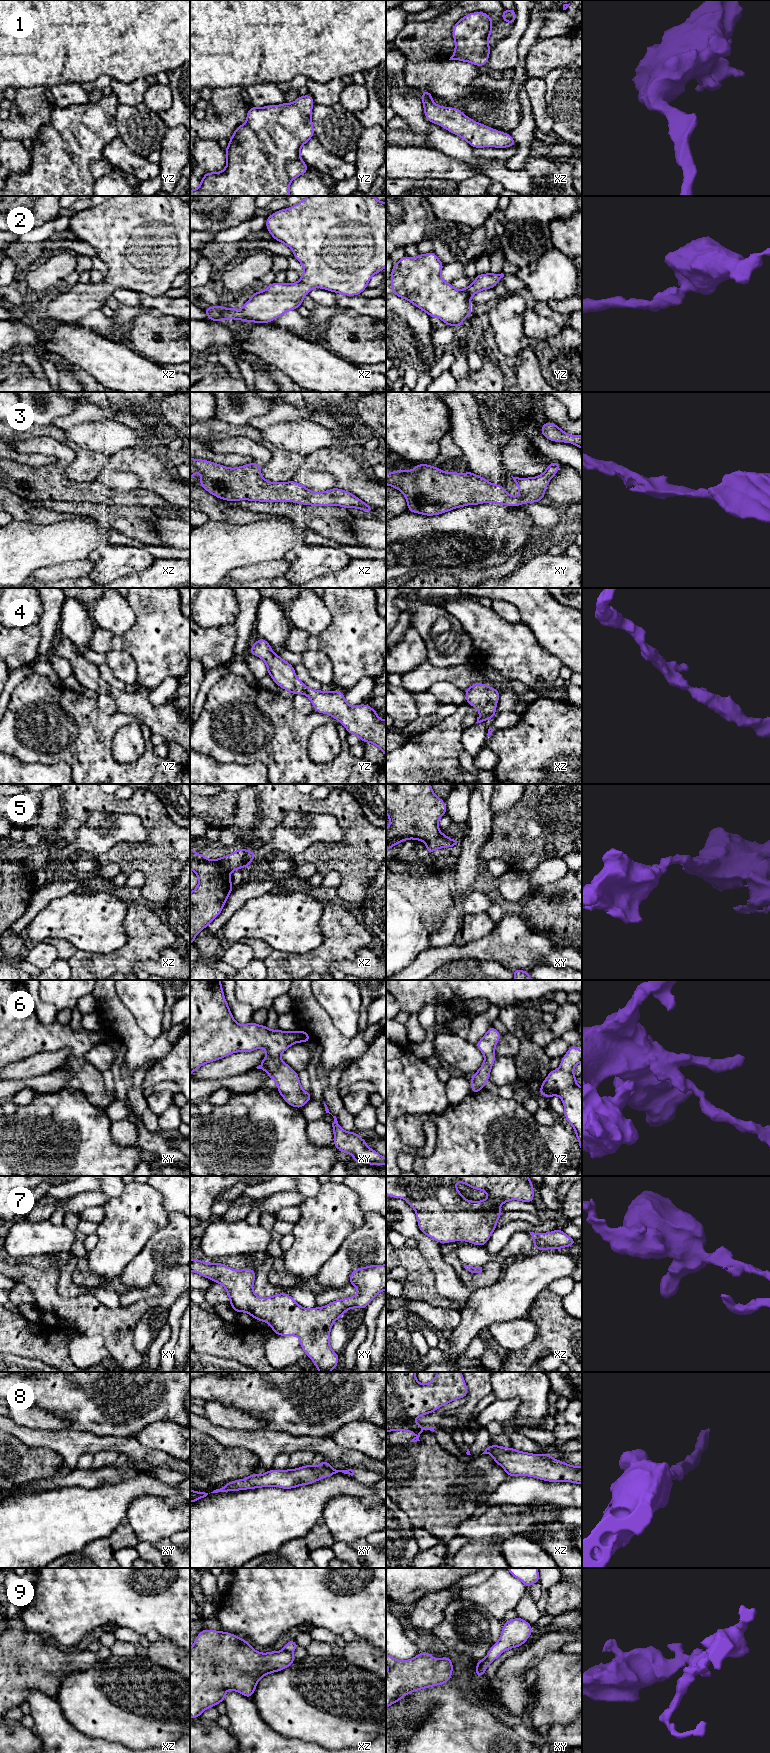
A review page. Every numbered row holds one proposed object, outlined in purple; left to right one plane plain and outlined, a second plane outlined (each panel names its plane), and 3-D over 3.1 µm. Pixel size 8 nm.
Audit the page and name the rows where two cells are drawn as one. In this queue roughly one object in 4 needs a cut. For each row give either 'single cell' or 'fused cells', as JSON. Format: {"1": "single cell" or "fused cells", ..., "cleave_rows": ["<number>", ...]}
{"1": "single cell", "2": "single cell", "3": "single cell", "4": "single cell", "5": "single cell", "6": "single cell", "7": "single cell", "8": "single cell", "9": "fused cells", "cleave_rows": ["9"]}

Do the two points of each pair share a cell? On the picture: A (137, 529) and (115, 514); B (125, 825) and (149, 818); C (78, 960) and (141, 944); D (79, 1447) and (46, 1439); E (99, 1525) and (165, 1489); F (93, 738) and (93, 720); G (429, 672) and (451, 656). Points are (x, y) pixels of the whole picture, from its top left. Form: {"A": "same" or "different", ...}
{"A": "same", "B": "different", "C": "same", "D": "same", "E": "same", "F": "same", "G": "different"}

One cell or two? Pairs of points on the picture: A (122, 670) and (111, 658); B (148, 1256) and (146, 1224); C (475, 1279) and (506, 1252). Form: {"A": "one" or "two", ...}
{"A": "one", "B": "two", "C": "two"}

